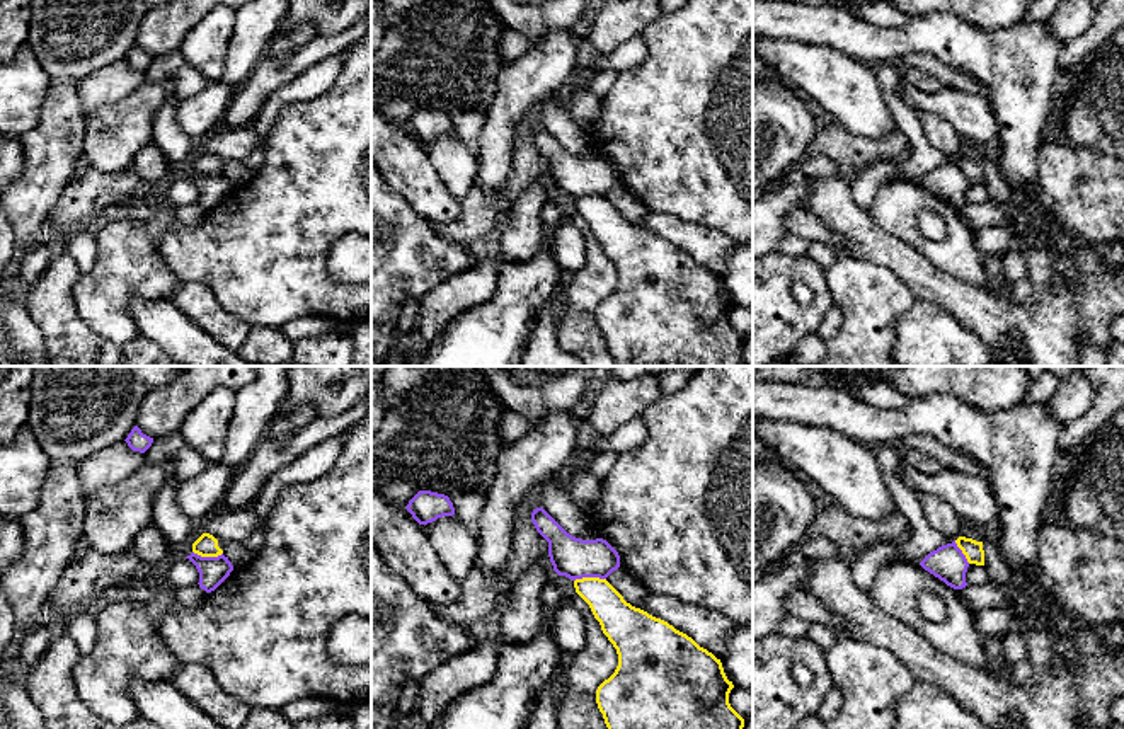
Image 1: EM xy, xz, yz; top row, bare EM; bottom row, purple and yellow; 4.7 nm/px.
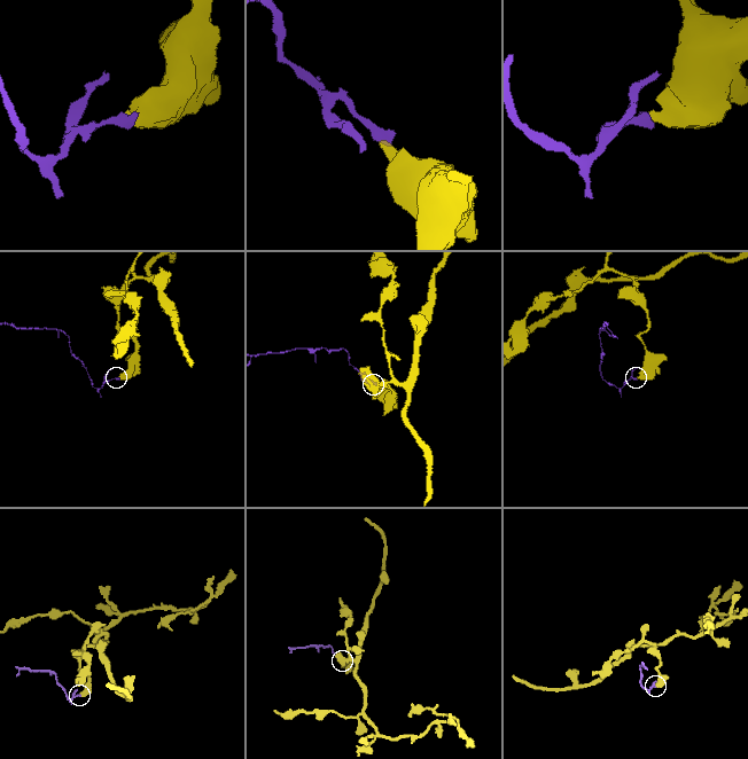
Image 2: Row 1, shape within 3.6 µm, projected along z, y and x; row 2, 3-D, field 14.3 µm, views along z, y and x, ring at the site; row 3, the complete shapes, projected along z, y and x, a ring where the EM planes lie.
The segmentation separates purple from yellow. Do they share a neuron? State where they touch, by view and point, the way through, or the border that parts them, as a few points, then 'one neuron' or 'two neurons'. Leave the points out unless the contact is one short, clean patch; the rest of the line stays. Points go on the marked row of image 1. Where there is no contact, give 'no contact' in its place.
contact xz (590, 576); border xz (605, 578), (578, 578), (574, 581); two neurons

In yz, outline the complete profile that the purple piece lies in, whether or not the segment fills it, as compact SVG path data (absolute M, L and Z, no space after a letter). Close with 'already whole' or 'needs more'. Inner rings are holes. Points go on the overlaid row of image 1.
M955 540L930 552L920 565L954 589L967 586L966 572L969 562Z; already whole

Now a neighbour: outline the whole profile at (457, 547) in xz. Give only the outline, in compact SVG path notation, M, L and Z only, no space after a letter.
M456 514L422 525L422 530L450 574L463 581L477 564L477 535L468 531Z

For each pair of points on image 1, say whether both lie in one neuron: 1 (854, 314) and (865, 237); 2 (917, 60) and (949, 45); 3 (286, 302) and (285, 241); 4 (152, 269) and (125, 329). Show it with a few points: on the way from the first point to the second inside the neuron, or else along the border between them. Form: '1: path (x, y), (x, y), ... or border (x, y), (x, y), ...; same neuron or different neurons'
1: border (848, 254), (883, 264), (898, 278); different neurons
2: border (896, 62), (911, 53), (932, 53), (964, 74); different neurons
3: path (285, 287), (281, 256); same neuron
4: path (137, 285), (123, 298), (123, 314); same neuron

